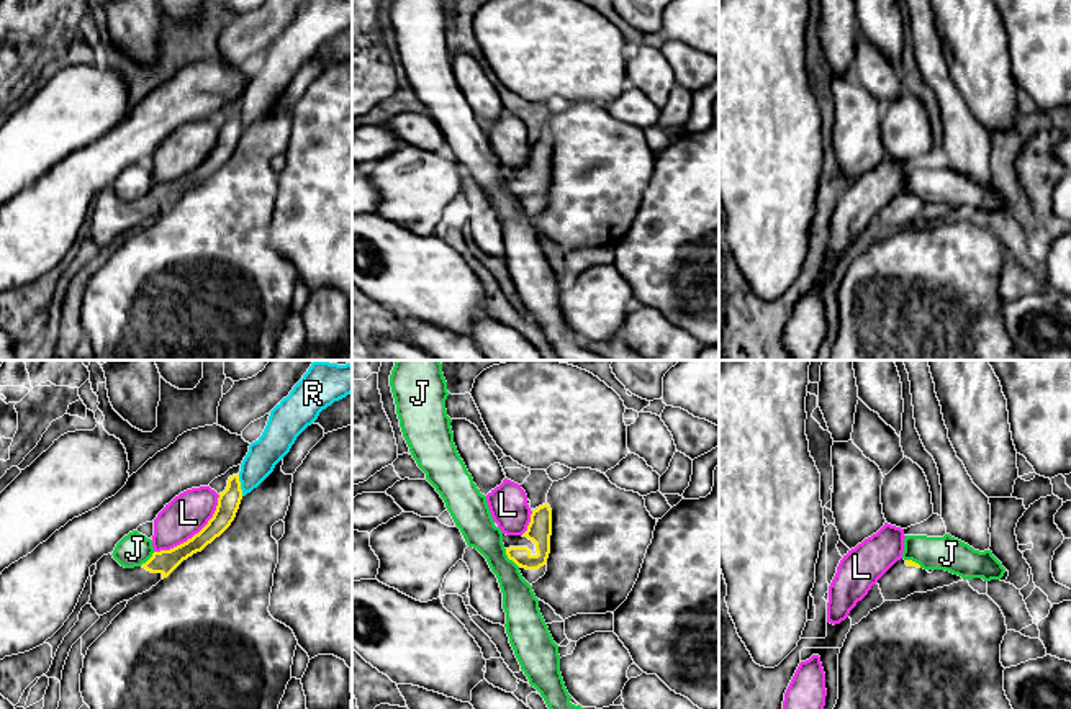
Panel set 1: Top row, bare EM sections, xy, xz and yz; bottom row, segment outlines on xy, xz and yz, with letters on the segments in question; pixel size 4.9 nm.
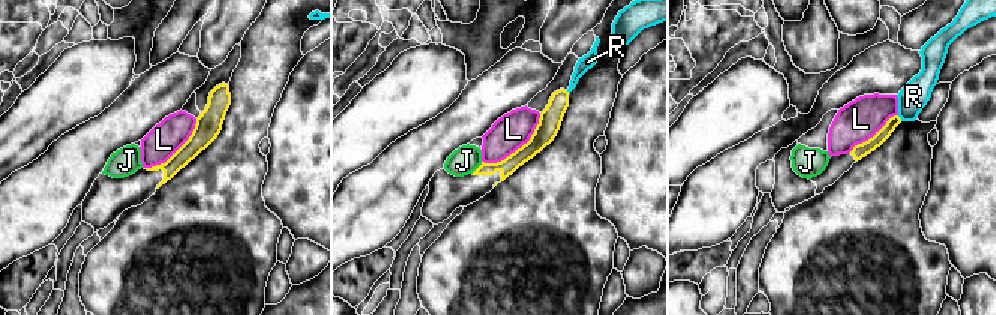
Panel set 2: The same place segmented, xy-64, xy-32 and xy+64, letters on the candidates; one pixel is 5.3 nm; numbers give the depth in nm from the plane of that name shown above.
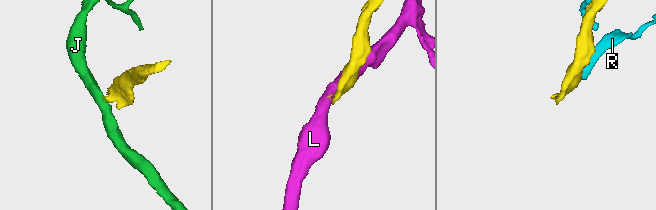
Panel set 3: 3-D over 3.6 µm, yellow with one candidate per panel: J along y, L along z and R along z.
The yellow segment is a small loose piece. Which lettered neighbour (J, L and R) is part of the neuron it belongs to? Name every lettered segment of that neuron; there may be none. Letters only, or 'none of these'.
none of these

